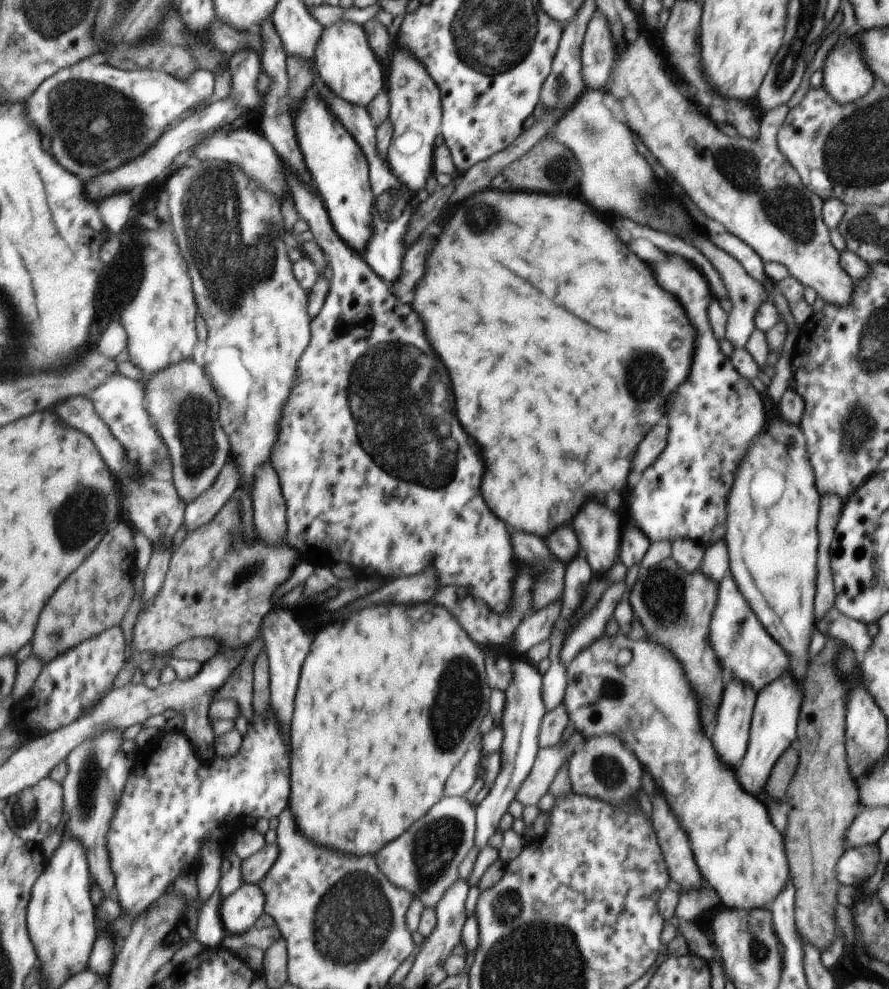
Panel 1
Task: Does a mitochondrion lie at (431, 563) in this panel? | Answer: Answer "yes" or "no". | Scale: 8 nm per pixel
no

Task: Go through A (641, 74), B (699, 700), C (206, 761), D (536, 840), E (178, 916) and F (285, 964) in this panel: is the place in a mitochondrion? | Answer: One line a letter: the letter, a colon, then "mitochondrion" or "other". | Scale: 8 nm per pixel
A: other
B: other
C: other
D: other
E: mitochondrion
F: other

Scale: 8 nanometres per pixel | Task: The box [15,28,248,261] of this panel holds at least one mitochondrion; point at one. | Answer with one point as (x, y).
(70, 118)

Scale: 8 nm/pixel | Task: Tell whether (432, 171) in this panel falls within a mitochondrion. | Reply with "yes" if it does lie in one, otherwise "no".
no

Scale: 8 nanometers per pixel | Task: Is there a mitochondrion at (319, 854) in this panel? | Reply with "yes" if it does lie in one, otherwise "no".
no

